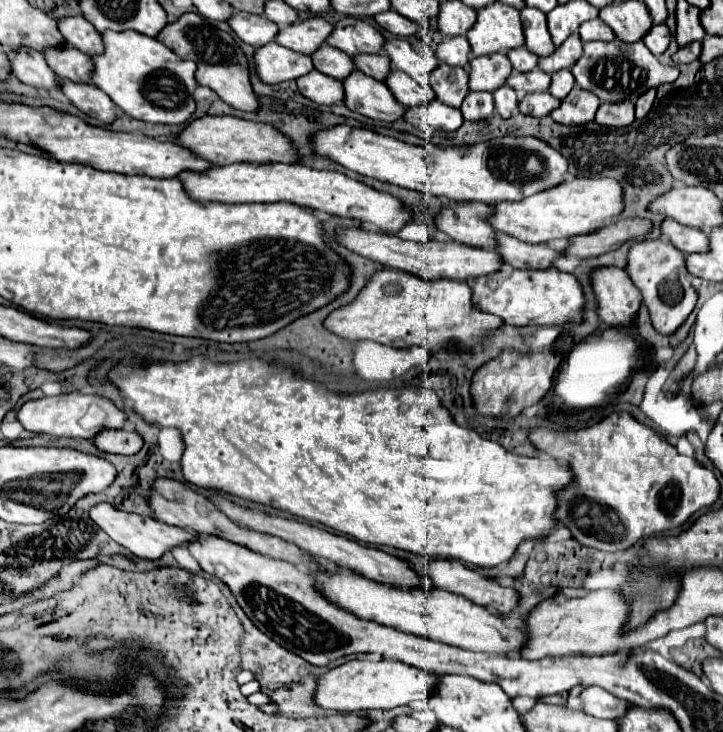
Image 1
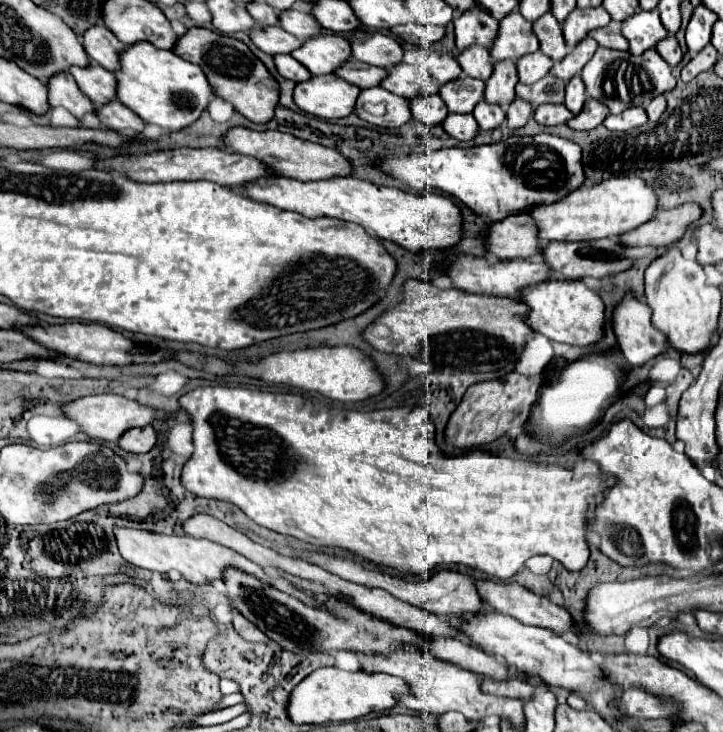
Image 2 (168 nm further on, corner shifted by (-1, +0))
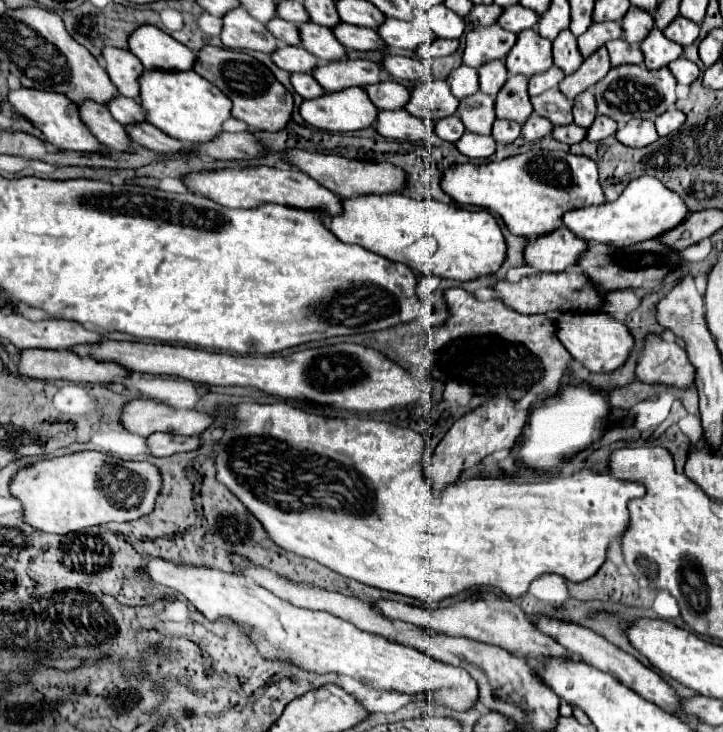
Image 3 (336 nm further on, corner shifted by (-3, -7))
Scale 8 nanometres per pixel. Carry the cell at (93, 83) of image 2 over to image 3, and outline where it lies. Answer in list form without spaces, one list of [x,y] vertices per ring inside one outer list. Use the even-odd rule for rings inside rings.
[[[123,94],[111,98],[107,102],[107,108],[111,112],[111,116],[121,122],[123,126],[129,126],[129,124],[135,124],[135,122],[143,122],[145,116],[143,116],[143,110],[141,106],[137,104],[135,98],[127,98]]]

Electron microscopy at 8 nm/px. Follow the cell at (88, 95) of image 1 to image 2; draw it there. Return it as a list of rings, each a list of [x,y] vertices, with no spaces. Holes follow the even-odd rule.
[[[117,99],[103,105],[101,109],[97,109],[97,115],[99,115],[101,123],[105,123],[109,129],[115,129],[115,131],[131,129],[135,133],[141,133],[145,129],[145,121],[139,119],[139,115],[135,115],[125,105],[121,105]]]

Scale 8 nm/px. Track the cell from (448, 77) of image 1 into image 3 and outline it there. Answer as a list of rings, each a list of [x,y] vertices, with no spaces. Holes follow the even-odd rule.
[[[475,92],[469,98],[463,98],[457,110],[457,116],[465,124],[469,132],[491,134],[491,124],[495,120],[495,100],[493,96],[485,96],[483,92]]]

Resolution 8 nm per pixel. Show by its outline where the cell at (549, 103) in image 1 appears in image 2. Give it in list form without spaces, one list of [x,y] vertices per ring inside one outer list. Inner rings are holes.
[[[539,105],[533,115],[533,119],[539,125],[563,125],[571,117],[573,117],[573,113],[569,109],[565,109],[565,105]]]

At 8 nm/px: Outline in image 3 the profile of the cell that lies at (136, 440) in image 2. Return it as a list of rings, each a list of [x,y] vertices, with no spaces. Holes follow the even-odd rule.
[[[155,432],[147,438],[147,448],[151,456],[171,456],[177,452],[189,452],[199,446],[197,436],[177,436],[177,434],[167,434],[167,432]]]

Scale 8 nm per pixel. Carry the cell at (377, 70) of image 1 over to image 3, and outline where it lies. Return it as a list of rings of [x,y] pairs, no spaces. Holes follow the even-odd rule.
[[[429,80],[429,82],[417,82],[411,88],[409,102],[405,104],[405,110],[413,116],[425,118],[425,120],[439,120],[445,116],[455,114],[459,100],[451,94],[445,80]]]

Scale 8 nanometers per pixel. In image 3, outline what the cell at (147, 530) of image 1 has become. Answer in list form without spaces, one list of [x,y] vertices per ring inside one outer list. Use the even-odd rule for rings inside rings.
[[[151,558],[141,572],[157,584],[183,592],[183,596],[209,620],[217,620],[219,616],[237,620],[247,634],[253,634],[265,658],[283,658],[317,674],[347,674],[375,690],[429,696],[433,702],[455,712],[465,712],[477,704],[477,684],[465,670],[437,662],[415,648],[381,640],[381,636],[373,636],[329,612],[293,606],[253,580],[247,580],[243,574],[239,576],[197,564],[175,564],[165,558]]]

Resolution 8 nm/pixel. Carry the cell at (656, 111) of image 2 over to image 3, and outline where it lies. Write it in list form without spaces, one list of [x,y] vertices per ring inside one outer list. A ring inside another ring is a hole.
[[[671,108],[669,112],[663,112],[661,116],[655,118],[655,126],[659,136],[665,136],[669,132],[675,132],[677,128],[681,128],[681,124],[685,122],[685,114],[677,108]]]

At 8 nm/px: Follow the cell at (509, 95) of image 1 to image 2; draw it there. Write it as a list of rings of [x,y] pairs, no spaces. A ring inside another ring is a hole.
[[[517,97],[507,109],[507,125],[509,125],[509,129],[521,129],[533,117],[533,111],[535,109],[531,109],[531,105],[527,101]]]

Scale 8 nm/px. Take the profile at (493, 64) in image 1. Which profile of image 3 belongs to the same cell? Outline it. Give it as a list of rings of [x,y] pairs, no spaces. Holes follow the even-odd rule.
[[[509,76],[505,86],[499,90],[495,98],[497,118],[507,118],[507,120],[515,120],[523,124],[531,112],[533,108],[529,102],[525,76]]]

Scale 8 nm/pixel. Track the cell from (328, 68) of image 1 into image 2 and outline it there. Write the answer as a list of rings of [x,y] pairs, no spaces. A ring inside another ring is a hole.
[[[353,59],[353,61],[347,61],[345,65],[341,65],[337,69],[337,75],[361,89],[369,89],[369,87],[377,87],[379,81],[383,81],[383,77],[387,77],[387,69],[363,65]]]

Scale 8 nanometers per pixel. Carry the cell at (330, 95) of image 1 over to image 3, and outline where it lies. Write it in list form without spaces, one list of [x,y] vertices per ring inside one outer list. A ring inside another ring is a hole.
[[[345,88],[341,92],[323,92],[319,98],[303,100],[299,114],[315,128],[353,132],[373,126],[377,106],[369,100],[363,88]]]

